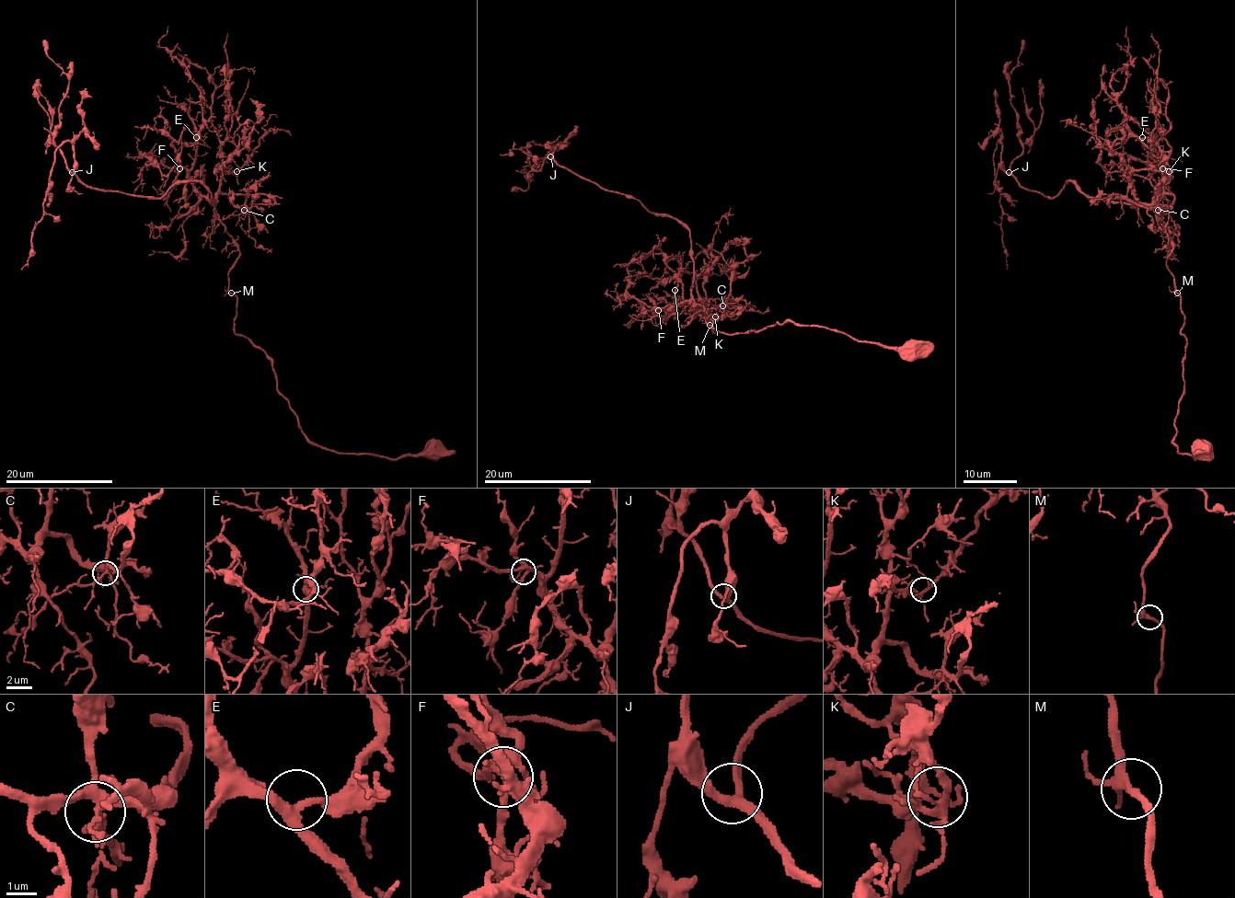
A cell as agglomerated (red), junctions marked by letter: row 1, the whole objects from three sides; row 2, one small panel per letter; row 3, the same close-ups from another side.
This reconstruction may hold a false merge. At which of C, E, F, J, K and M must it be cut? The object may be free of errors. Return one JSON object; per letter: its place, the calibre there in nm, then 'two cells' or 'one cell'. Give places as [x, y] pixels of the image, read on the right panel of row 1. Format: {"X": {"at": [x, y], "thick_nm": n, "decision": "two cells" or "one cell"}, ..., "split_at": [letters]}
{"C": {"at": [1158, 210], "thick_nm": 280, "decision": "one cell"}, "E": {"at": [1142, 137], "thick_nm": 280, "decision": "one cell"}, "F": {"at": [1162, 168], "thick_nm": 260, "decision": "one cell"}, "J": {"at": [1009, 172], "thick_nm": 300, "decision": "one cell"}, "K": {"at": [1169, 171], "thick_nm": 240, "decision": "one cell"}, "M": {"at": [1177, 293], "thick_nm": 240, "decision": "one cell"}, "split_at": []}

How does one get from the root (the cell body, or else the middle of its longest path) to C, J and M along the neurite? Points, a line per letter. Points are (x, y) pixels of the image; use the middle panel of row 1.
C: (915, 349), (790, 320), (712, 331), (707, 319), (718, 316), (692, 301), (708, 322), (722, 305)
J: (915, 349), (790, 320), (712, 331), (707, 319), (718, 316), (692, 298), (690, 234), (550, 156)
M: (915, 349), (882, 348), (790, 320), (732, 334), (712, 331), (709, 325)

